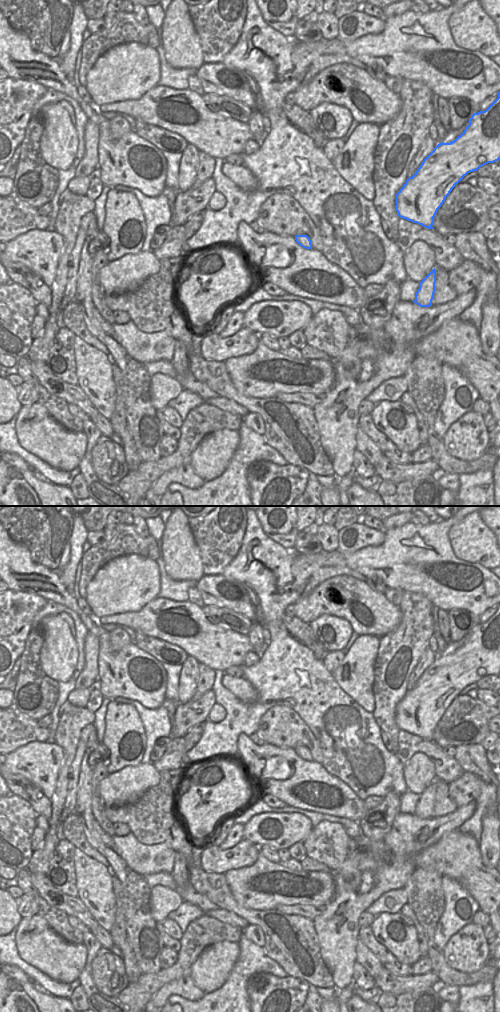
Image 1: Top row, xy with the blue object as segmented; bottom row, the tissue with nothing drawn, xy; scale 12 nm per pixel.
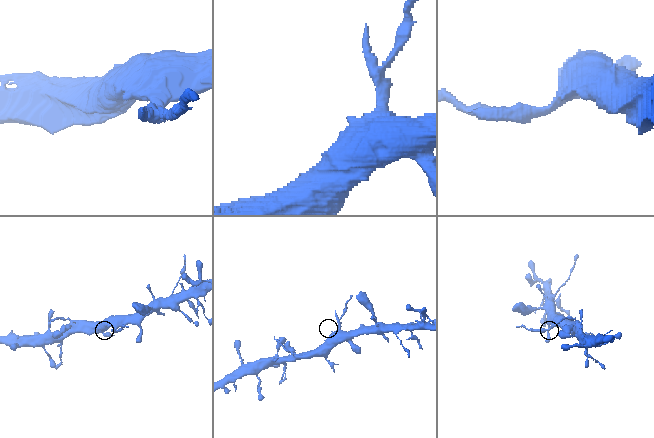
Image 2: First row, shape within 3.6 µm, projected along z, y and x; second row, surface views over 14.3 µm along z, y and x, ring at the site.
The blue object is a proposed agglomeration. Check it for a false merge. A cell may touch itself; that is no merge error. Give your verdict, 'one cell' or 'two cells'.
two cells

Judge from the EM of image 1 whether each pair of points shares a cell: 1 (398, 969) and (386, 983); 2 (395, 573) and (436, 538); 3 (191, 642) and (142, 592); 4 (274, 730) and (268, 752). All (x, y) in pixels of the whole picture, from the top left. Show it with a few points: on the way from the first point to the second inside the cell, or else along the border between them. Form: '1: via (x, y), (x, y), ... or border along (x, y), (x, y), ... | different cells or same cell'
1: border along (383, 966), (397, 975), (411, 976) | different cells
2: via (406, 559), (421, 556), (438, 556), (440, 554) | same cell
3: border along (157, 596), (138, 611), (129, 611) | different cells
4: border along (267, 743), (293, 749) | different cells

